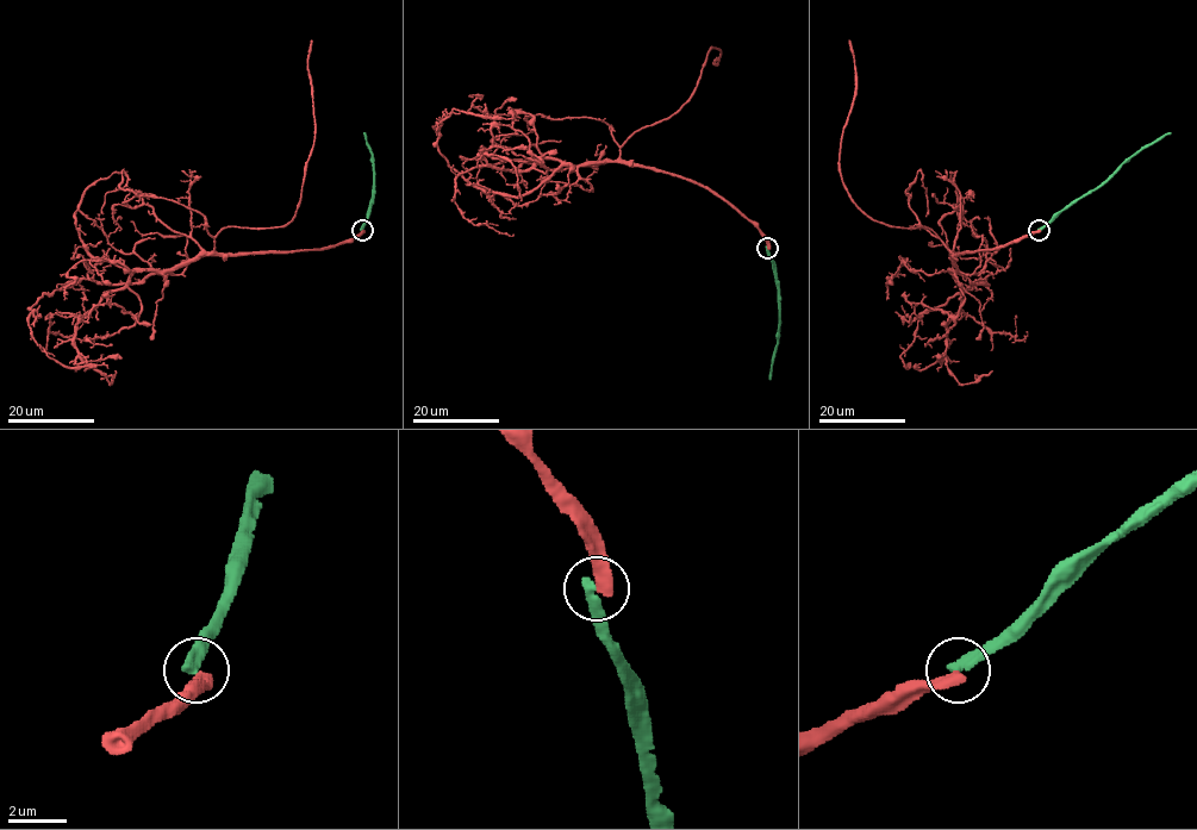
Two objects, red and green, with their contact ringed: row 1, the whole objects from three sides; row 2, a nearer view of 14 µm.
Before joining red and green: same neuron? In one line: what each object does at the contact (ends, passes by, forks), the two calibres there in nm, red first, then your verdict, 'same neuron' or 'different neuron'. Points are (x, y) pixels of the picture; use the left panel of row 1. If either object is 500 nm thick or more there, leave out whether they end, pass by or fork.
red ends there; green ends there; 440 nm thick on the red side, 400 nm on the other; different neuron

